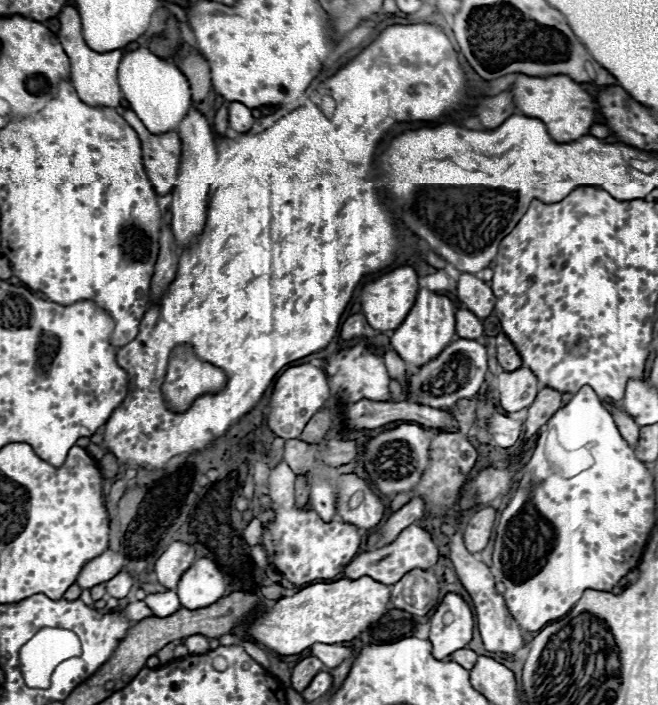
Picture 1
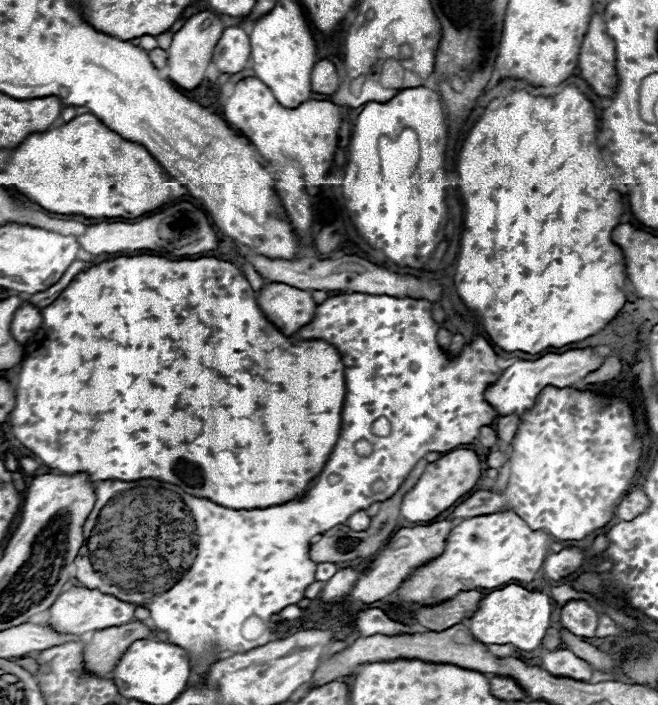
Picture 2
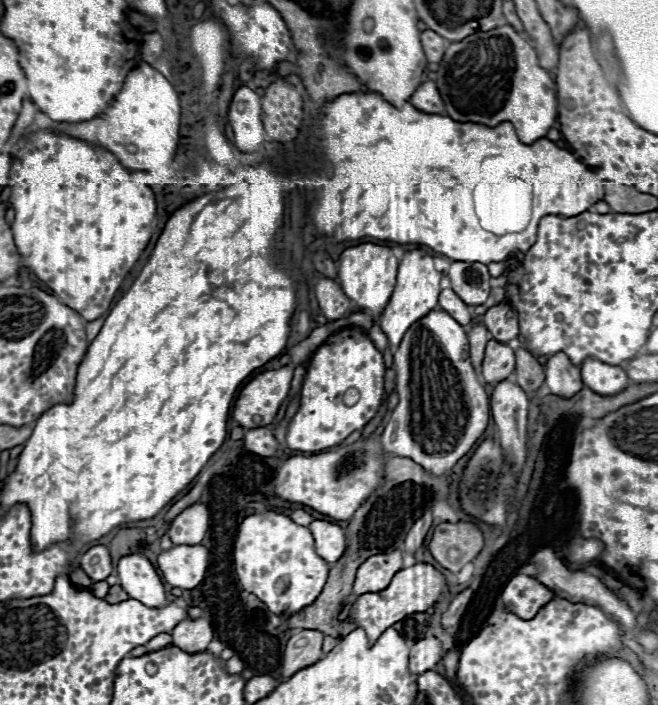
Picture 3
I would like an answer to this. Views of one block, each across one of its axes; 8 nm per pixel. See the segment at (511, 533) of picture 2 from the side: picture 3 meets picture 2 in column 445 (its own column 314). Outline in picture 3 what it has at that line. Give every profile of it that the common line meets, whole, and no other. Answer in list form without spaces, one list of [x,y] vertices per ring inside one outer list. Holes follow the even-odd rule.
[[[276,512],[252,514],[242,520],[234,544],[234,568],[240,586],[246,592],[256,594],[270,612],[284,618],[310,606],[328,578],[328,564],[316,554],[310,530]]]

